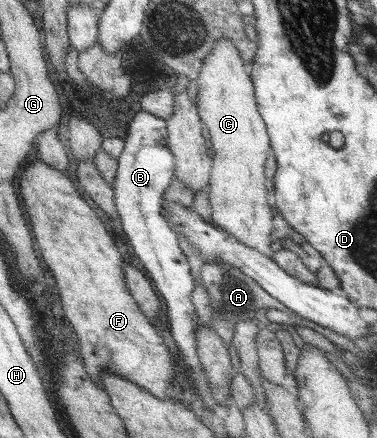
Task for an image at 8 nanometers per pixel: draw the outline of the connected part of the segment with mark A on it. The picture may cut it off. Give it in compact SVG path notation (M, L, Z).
M218 260L204 262L200 271L200 279L207 293L211 295L210 305L217 308L226 317L226 320L234 323L234 325L237 321L251 318L257 309L278 309L278 311L286 309L285 305L278 303L253 279L226 262L219 262Z

